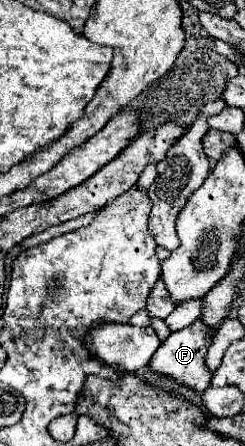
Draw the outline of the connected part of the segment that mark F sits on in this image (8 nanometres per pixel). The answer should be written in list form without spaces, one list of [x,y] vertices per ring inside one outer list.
[[[197,318],[191,326],[185,326],[167,336],[167,340],[157,348],[157,352],[151,358],[151,370],[163,372],[181,384],[187,384],[189,388],[203,392],[211,384],[211,376],[213,376],[209,366],[205,364],[205,354],[211,348],[211,344],[213,344],[213,328],[205,326],[205,322]]]

